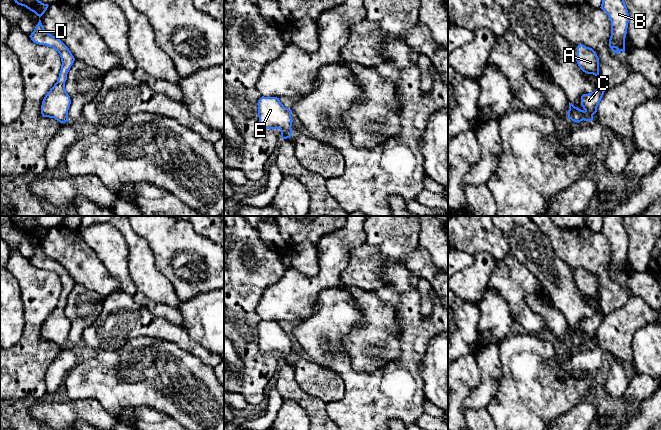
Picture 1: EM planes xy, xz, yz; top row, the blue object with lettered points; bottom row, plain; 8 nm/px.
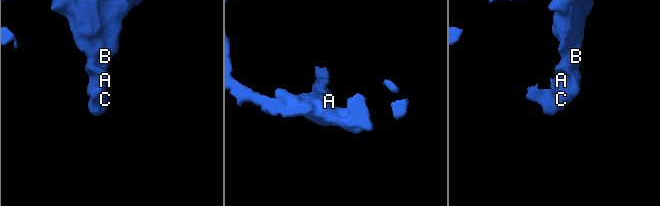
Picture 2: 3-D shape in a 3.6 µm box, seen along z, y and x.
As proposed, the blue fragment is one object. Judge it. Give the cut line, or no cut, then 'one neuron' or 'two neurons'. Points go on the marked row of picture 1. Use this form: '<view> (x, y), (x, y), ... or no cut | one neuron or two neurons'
no cut | one neuron

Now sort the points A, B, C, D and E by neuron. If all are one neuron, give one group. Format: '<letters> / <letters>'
A B C D E

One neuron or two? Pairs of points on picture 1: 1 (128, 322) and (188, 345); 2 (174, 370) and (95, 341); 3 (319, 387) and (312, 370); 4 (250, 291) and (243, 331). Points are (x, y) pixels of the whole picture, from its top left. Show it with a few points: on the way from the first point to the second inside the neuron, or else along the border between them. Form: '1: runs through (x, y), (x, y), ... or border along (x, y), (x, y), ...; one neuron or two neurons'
1: runs through (143, 327), (158, 327), (173, 333); one neuron
2: border along (136, 337), (127, 340), (117, 348), (101, 351); two neurons
3: runs through (318, 383), (312, 377), (312, 374); one neuron
4: runs through (243, 301), (243, 321); one neuron

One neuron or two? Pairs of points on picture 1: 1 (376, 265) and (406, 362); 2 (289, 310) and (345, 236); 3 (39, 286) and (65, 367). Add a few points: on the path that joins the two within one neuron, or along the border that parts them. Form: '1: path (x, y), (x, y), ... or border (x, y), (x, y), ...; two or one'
1: border (385, 286), (372, 291); two
2: path (307, 292), (331, 268), (333, 254); one
3: border (63, 347), (46, 372); two

